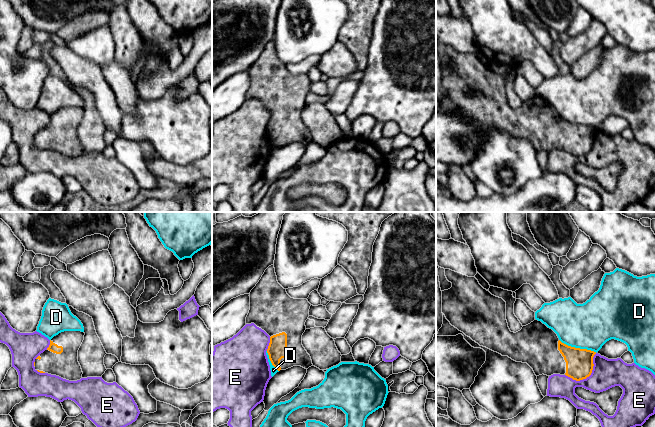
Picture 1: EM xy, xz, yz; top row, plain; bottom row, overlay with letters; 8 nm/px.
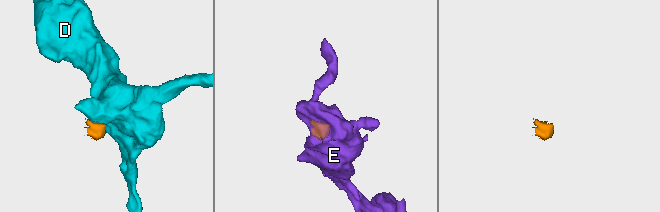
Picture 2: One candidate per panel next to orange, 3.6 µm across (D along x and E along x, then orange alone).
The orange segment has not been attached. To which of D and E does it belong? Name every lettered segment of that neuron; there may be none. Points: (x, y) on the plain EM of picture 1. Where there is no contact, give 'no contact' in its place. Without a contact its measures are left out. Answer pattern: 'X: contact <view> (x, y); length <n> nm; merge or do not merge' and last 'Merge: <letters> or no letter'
D: contact yz (578, 124); length 320 nm; do not merge
E: contact yz (588, 152); length 320 nm; do not merge
Merge: no letter

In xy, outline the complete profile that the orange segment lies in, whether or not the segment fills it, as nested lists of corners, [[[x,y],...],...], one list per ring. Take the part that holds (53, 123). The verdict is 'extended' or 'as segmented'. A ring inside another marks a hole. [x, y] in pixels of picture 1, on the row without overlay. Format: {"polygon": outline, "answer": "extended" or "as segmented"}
{"polygon": [[[64,107],[54,112],[49,123],[35,135],[35,146],[69,157],[80,156],[83,148],[78,138],[78,126],[84,111],[81,107]]], "answer": "extended"}

